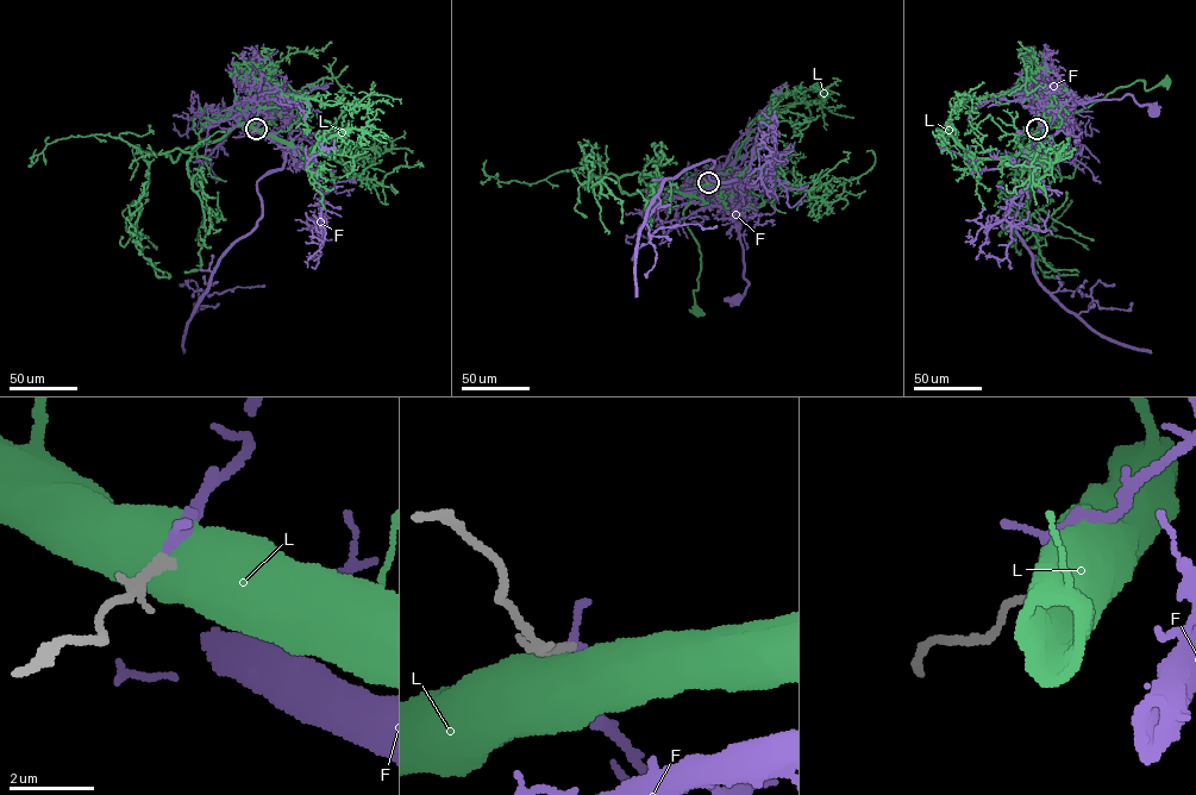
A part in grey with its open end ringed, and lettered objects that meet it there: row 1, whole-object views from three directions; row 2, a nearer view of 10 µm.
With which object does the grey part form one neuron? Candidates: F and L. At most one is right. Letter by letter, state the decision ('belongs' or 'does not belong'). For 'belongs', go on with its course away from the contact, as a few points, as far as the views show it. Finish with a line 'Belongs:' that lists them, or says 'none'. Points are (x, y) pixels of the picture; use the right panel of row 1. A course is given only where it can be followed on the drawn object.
F: belongs; it runs (1037, 129), (1044, 127), (1039, 142), (1047, 141), (1076, 105), (1126, 94), (1154, 112)
L: does not belong
Belongs: F

